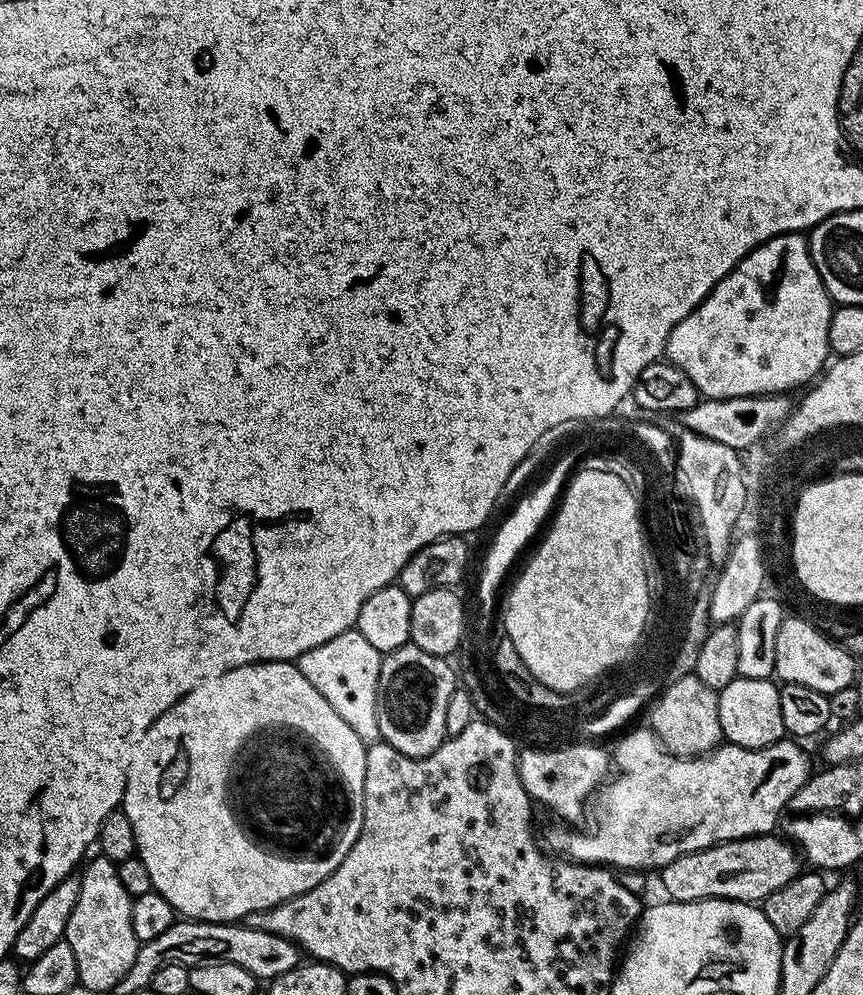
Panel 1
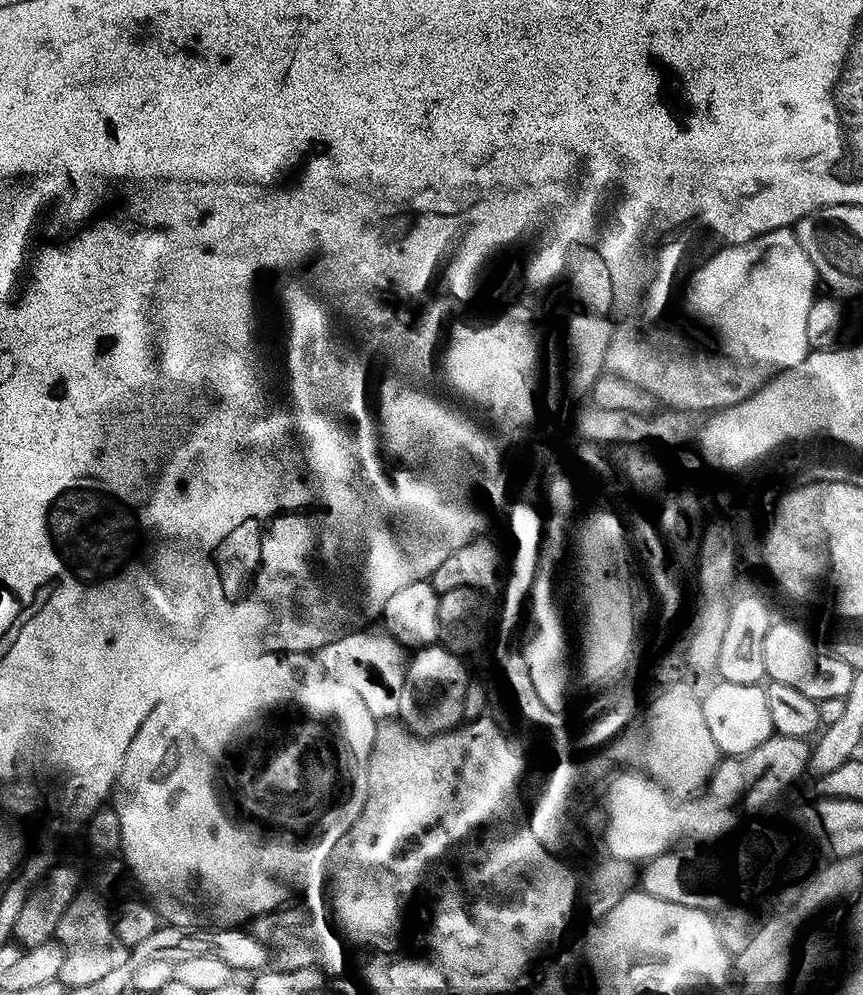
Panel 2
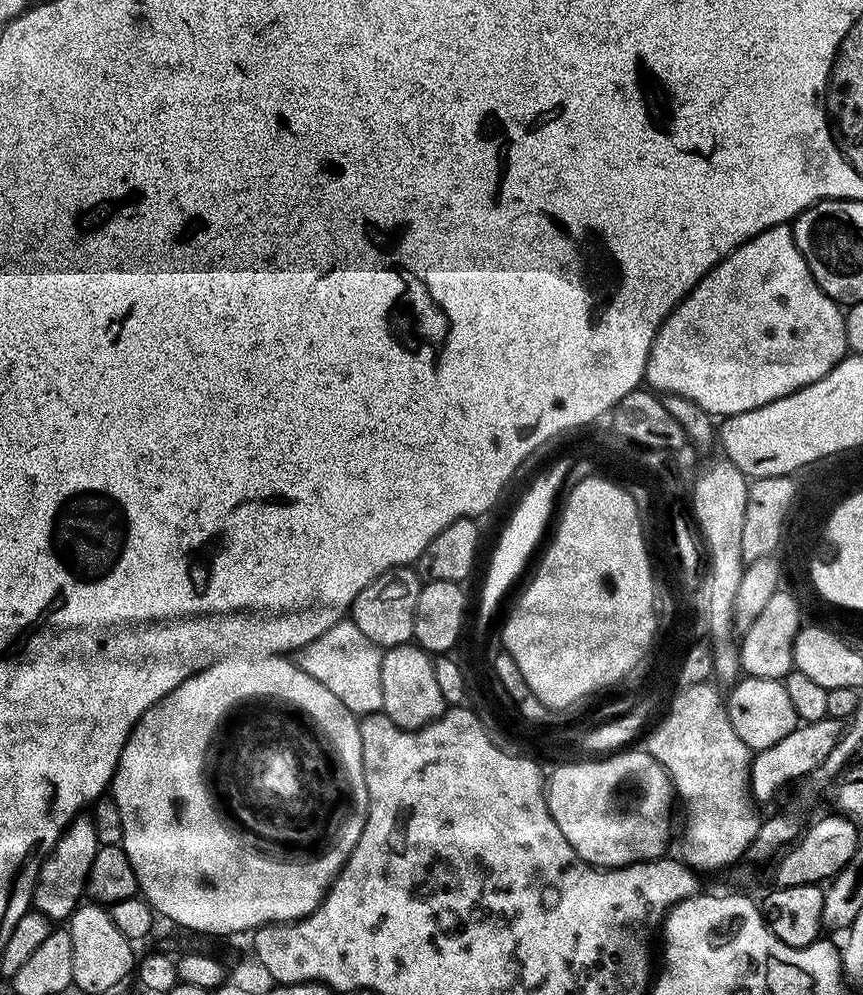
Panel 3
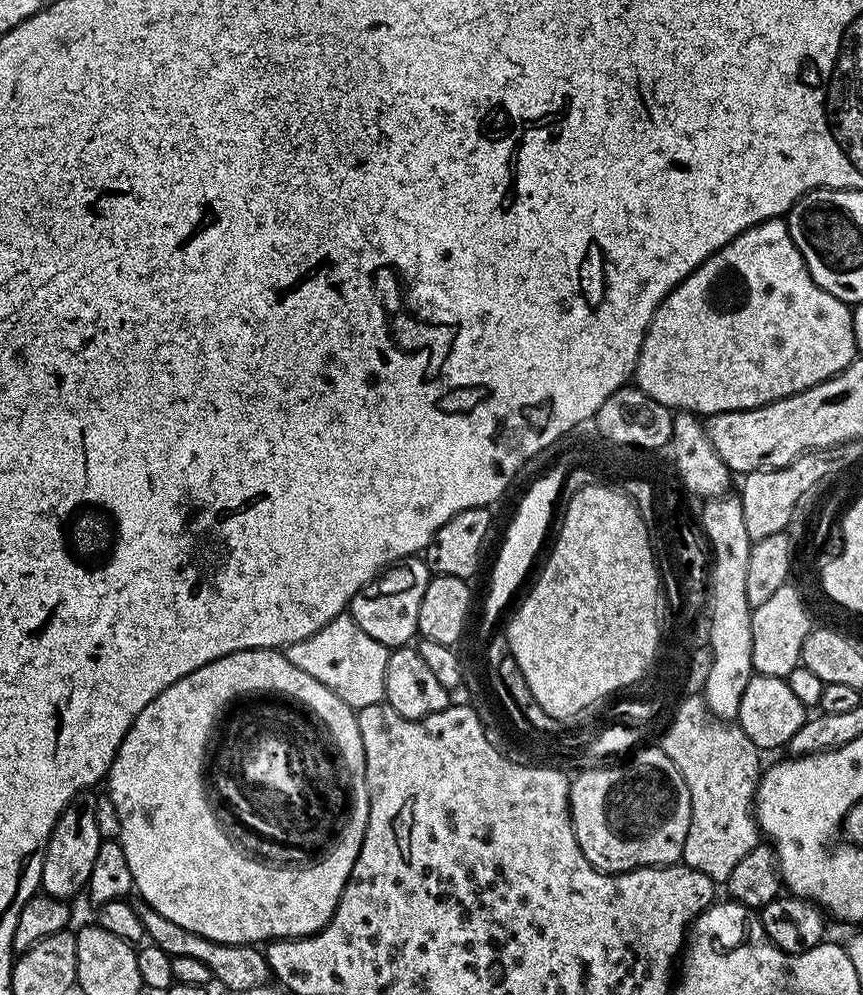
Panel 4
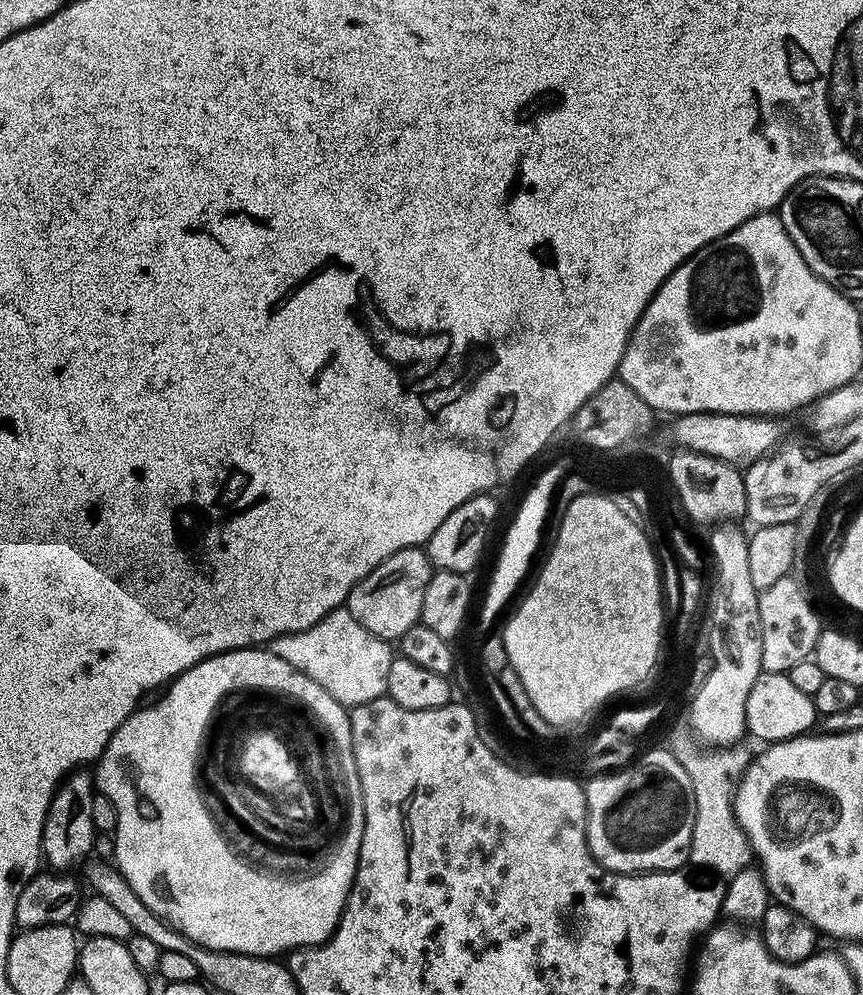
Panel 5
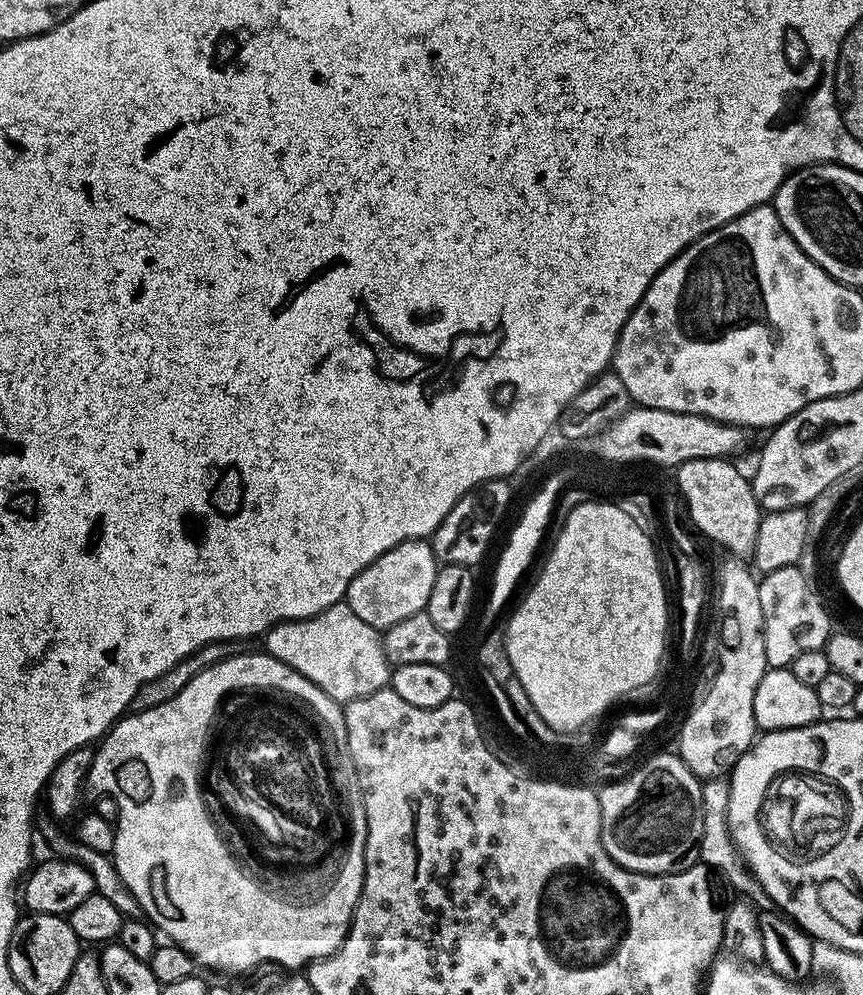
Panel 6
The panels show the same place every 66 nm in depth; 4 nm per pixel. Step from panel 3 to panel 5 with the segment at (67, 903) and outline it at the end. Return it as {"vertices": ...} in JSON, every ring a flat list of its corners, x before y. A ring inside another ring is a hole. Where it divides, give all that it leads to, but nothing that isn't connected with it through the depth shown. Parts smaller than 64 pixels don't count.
{"vertices":[[88,770,70,772,60,781,48,807,40,839,42,860,49,869,72,870,75,864,76,867,83,865,88,859,98,833,93,819,93,803,97,793,93,773]]}

